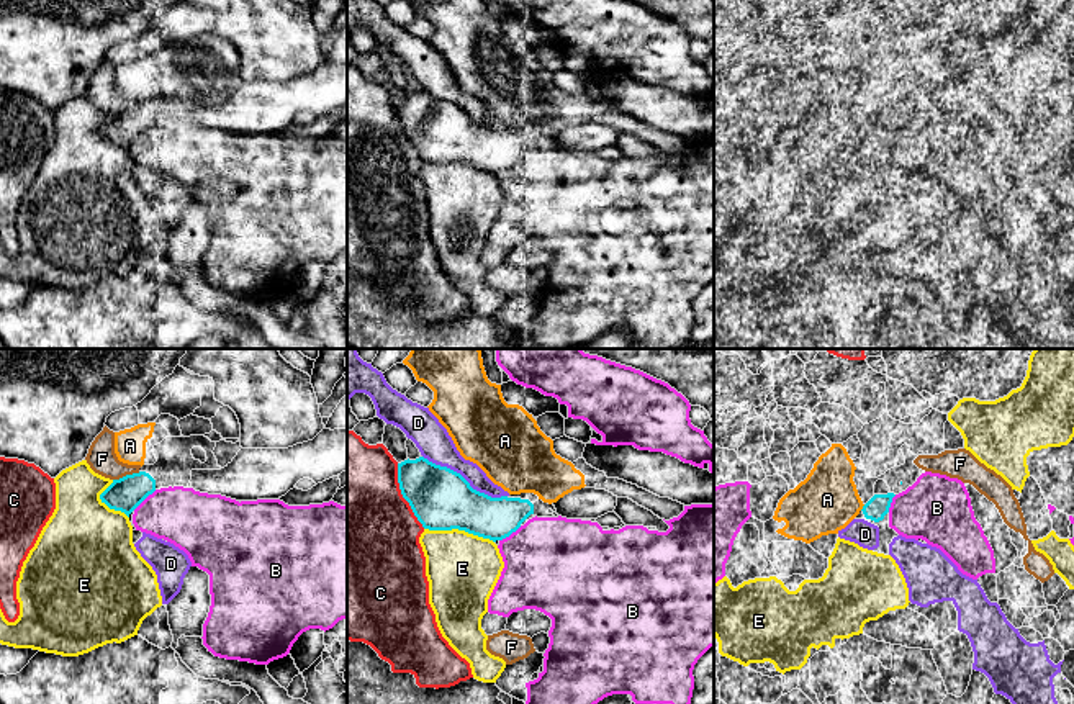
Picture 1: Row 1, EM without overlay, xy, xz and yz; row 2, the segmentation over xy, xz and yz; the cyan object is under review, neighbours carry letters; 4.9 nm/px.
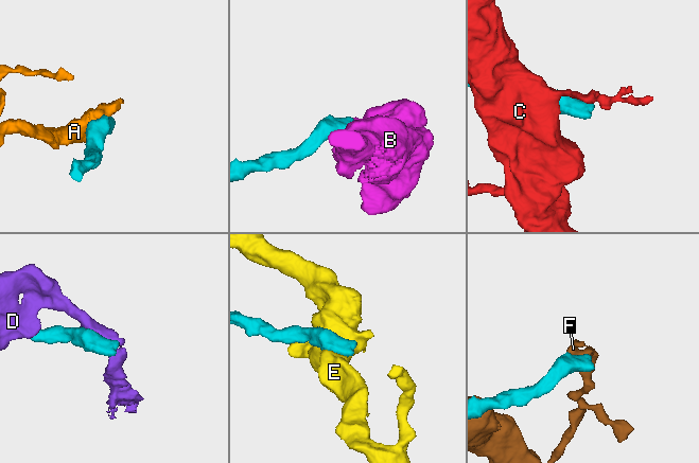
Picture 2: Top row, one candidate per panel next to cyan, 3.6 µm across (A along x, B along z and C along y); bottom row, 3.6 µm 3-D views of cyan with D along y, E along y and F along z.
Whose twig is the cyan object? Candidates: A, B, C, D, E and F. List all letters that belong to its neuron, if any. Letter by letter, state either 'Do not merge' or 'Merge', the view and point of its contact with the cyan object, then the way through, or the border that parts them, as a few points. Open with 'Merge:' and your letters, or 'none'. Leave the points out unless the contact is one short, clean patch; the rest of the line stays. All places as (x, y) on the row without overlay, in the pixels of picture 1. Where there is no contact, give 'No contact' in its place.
Merge: B
A: Do not merge. Touches cyan at yz (863, 141)
B: Merge. Touches cyan at xy (144, 131)
C: Do not merge. Touches cyan at xz (403, 130)
D: Do not merge. Touches cyan at xz (465, 113)
E: Do not merge. Touches cyan at xz (459, 162)
F: Do not merge. Touches cyan at xy (126, 108)

